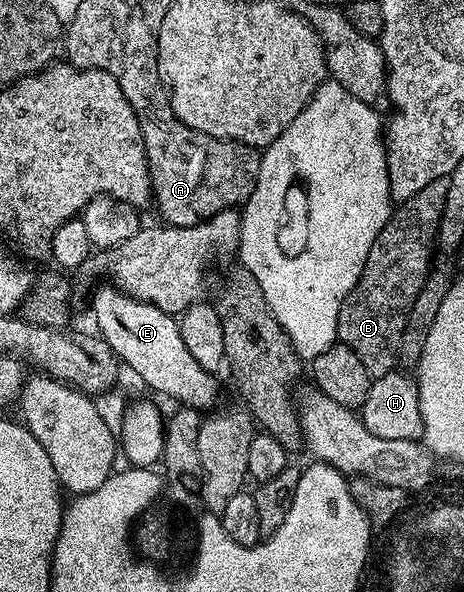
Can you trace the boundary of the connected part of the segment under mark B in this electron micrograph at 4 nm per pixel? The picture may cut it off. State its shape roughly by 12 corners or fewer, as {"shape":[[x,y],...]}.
{"shape":[[447,177],[382,227],[338,311],[369,378],[397,368]]}

